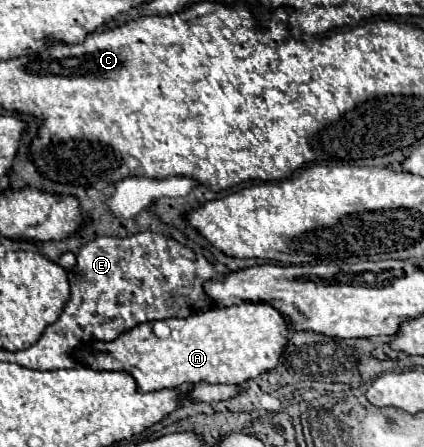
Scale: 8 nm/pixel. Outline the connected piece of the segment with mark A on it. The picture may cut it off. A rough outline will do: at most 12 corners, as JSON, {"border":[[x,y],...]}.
{"border":[[267,303],[143,323],[79,351],[139,391],[245,383],[291,323]]}

